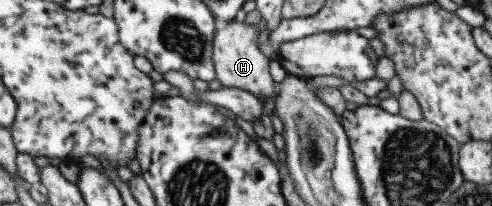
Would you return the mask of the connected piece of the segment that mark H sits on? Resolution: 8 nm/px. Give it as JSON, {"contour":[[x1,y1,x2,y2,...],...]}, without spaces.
{"contour":[[240,20,217,25,212,39,211,59,214,78,218,80,220,86,246,91,258,98,262,105,274,94,276,83,269,73,270,60,256,47,256,26,245,25]]}

